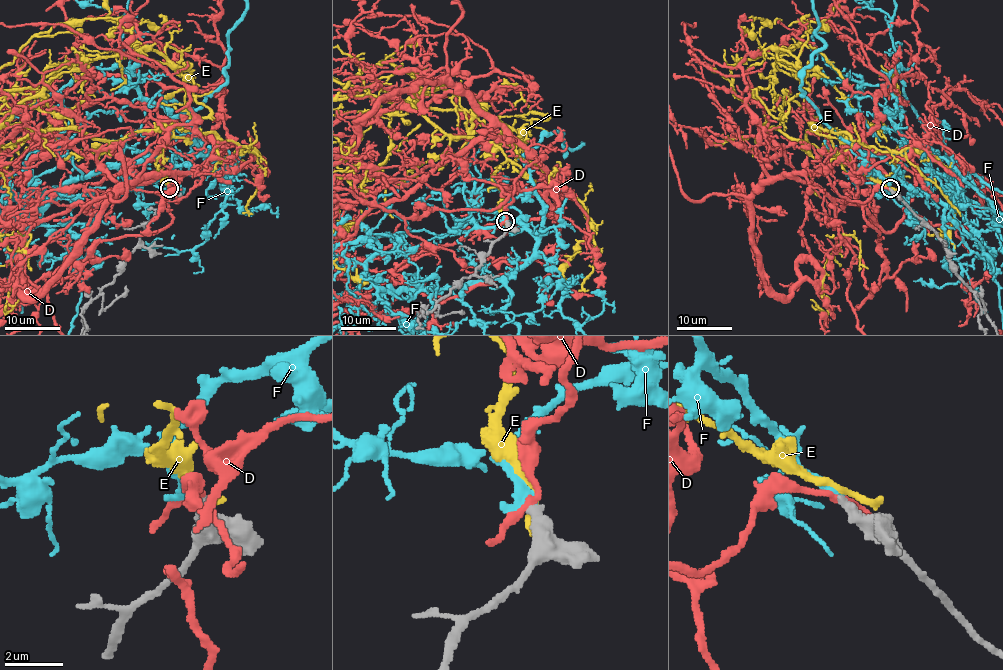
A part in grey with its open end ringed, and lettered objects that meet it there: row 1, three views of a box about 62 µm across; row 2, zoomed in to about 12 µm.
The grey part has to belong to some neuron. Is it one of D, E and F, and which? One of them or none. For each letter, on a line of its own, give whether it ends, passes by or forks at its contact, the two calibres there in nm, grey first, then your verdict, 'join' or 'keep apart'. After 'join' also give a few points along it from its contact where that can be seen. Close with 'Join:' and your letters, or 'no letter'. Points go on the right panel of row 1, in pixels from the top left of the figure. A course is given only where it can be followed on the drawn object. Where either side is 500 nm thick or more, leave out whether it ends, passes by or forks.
D: it passes by | 440/240 nm | keep apart
E: it passes by | 440/220 nm | keep apart
F: it ends | 400/440 nm | join
Join: F

